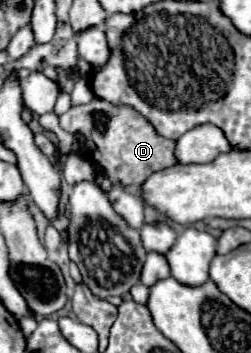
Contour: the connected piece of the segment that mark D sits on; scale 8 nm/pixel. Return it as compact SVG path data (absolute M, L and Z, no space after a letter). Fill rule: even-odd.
M92 98L88 104L72 106L66 114L62 114L60 126L70 134L82 132L86 136L84 154L96 164L102 164L102 170L114 184L142 184L146 176L178 162L174 156L176 142L160 136L154 126L132 106L116 106L102 98Z

